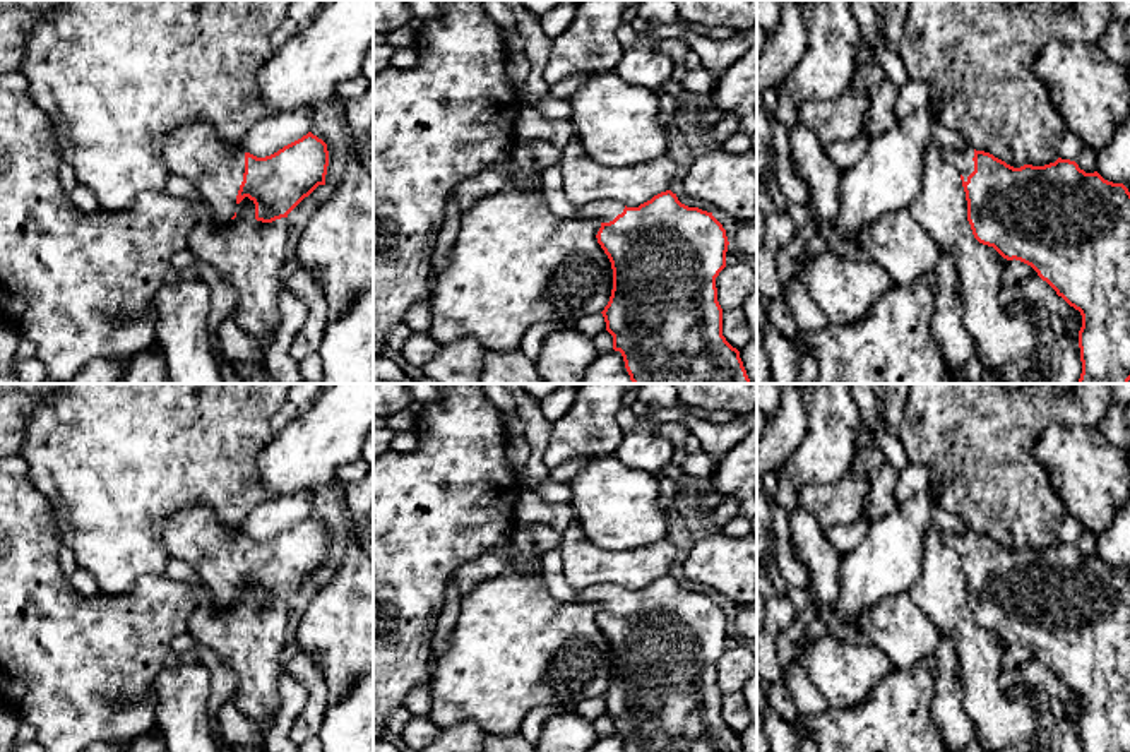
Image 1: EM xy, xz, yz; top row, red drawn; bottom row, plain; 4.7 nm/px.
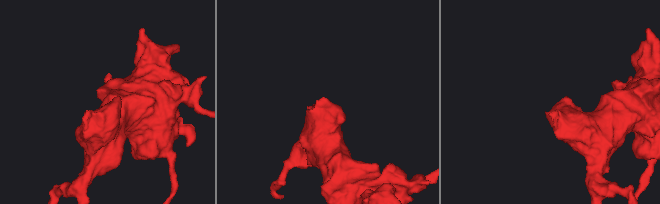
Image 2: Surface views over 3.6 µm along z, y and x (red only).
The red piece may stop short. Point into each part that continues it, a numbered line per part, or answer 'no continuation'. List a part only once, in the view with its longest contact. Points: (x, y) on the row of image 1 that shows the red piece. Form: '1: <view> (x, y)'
1: xy (194, 151)

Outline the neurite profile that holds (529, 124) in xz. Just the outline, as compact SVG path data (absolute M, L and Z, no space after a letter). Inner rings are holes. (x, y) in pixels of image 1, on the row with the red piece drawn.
M520 106L514 122L517 142L529 142L534 139L546 140L558 149L563 149L575 130L568 120L548 120L532 106Z

